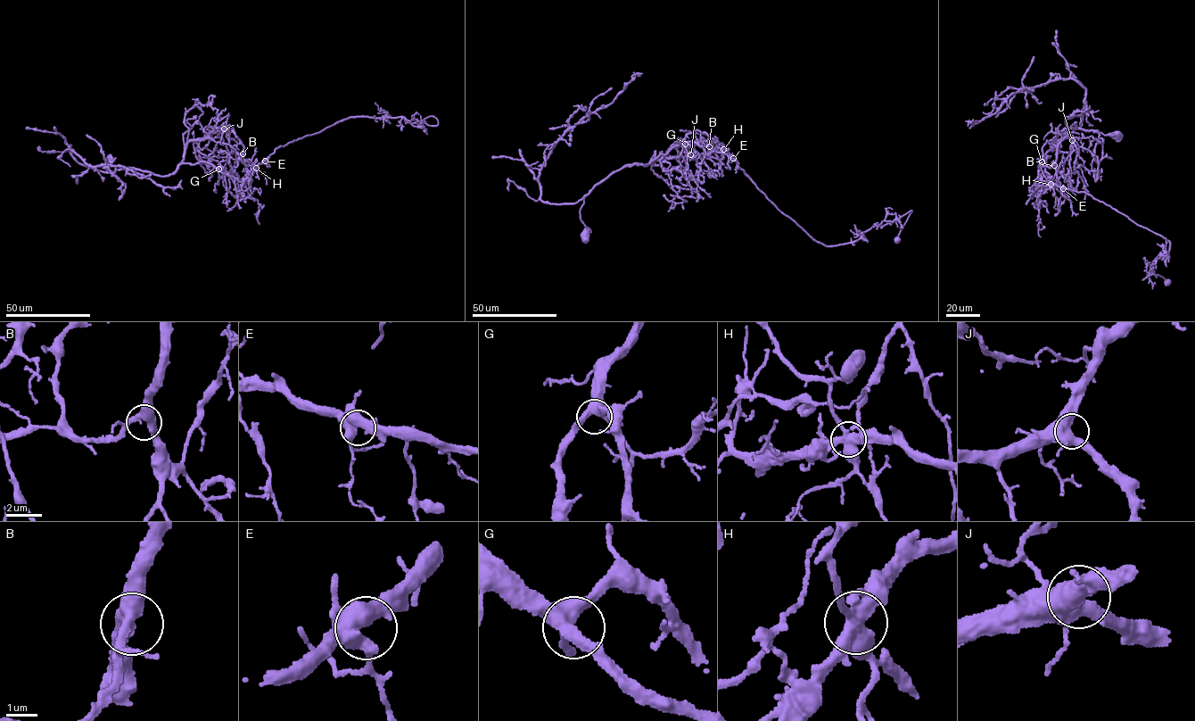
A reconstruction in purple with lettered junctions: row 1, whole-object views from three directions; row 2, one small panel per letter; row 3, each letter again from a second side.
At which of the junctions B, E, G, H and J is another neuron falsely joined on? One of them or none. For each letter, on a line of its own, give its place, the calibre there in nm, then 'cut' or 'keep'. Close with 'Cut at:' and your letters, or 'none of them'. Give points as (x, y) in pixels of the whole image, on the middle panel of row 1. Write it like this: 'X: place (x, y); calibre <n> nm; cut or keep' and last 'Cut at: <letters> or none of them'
B: place (709, 146); calibre 440 nm; keep
E: place (733, 158); calibre 500 nm; keep
G: place (685, 144); calibre 500 nm; keep
H: place (723, 149); calibre 440 nm; cut
J: place (690, 154); calibre 480 nm; keep
Cut at: H

